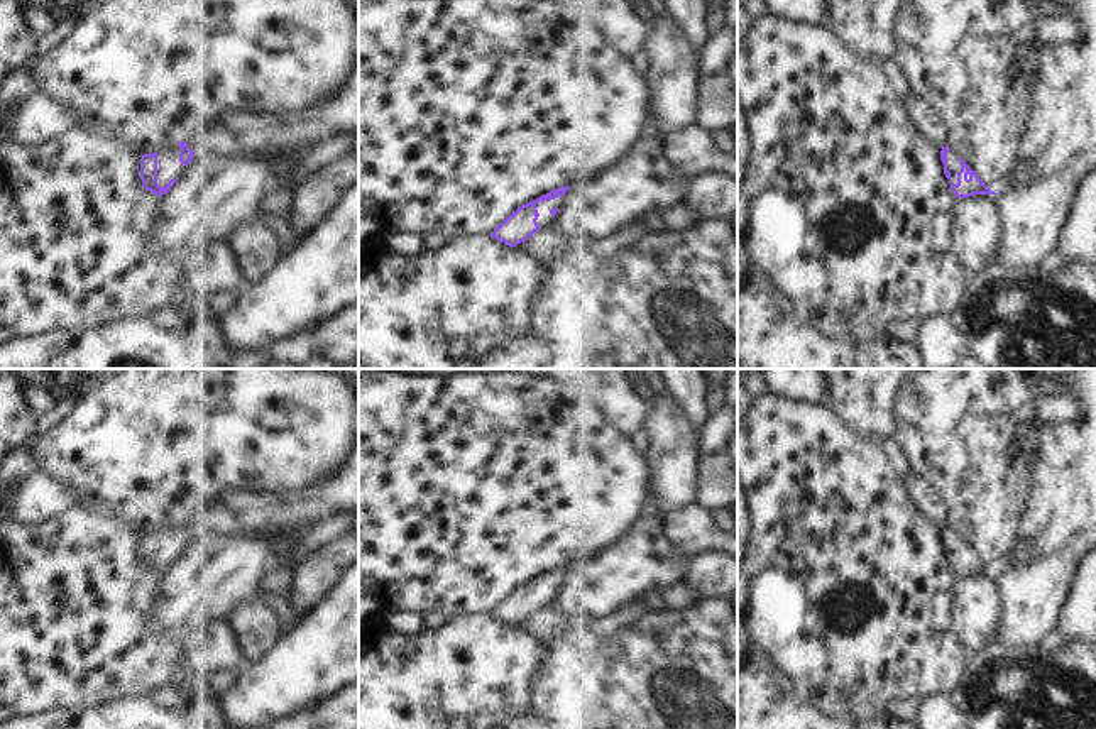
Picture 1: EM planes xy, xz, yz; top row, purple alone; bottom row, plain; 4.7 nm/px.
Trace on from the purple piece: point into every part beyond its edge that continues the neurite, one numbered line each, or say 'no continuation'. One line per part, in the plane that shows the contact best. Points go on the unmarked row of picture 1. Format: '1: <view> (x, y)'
1: yz (953, 538)

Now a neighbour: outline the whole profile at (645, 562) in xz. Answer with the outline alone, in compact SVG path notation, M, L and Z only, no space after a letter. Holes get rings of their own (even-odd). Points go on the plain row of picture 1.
M651 480L634 529L592 562L572 563L550 604L572 624L609 628L624 606L685 584L692 558L671 545L663 521Z

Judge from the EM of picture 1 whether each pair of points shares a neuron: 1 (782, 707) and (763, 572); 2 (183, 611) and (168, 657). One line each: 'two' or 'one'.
1: two
2: two

